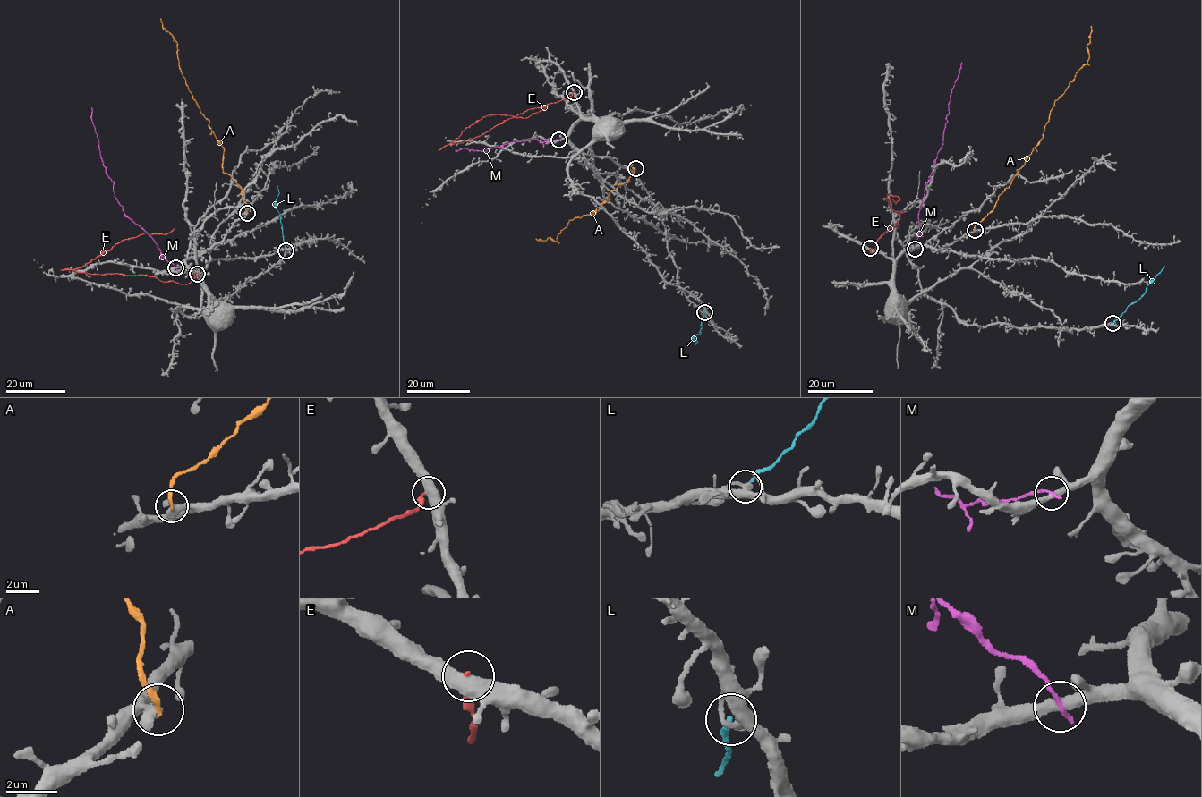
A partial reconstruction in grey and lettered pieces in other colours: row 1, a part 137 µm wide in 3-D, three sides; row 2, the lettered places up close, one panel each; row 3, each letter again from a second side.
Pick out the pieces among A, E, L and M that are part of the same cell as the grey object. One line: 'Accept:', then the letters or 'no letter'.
Accept: no letter

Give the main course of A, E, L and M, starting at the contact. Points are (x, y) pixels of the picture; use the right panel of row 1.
A: (975, 230), (976, 224), (993, 209), (1043, 136), (1055, 101), (1087, 62), (1086, 46), (1091, 26)
E: (870, 248), (871, 256), (877, 240), (899, 219), (886, 199), (890, 194), (900, 200), (896, 203), (891, 199)
L: (1112, 324), (1138, 300), (1164, 267)
M: (915, 249), (919, 232), (918, 213), (942, 144), (950, 96), (961, 63)

